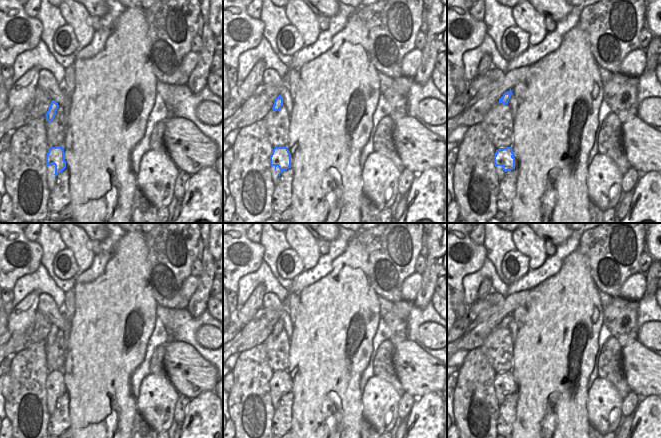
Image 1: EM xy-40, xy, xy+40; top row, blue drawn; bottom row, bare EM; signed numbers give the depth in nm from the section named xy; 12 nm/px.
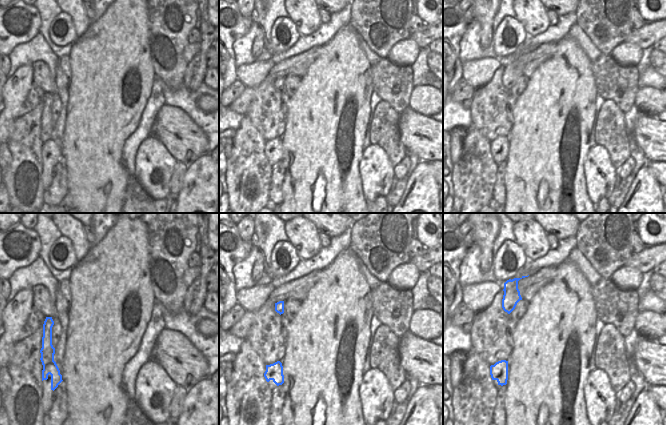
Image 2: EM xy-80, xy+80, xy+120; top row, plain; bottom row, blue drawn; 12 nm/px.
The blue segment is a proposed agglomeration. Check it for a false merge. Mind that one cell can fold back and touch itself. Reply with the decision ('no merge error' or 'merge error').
merge error

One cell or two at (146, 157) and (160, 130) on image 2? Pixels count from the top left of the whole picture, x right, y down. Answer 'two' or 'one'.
two

